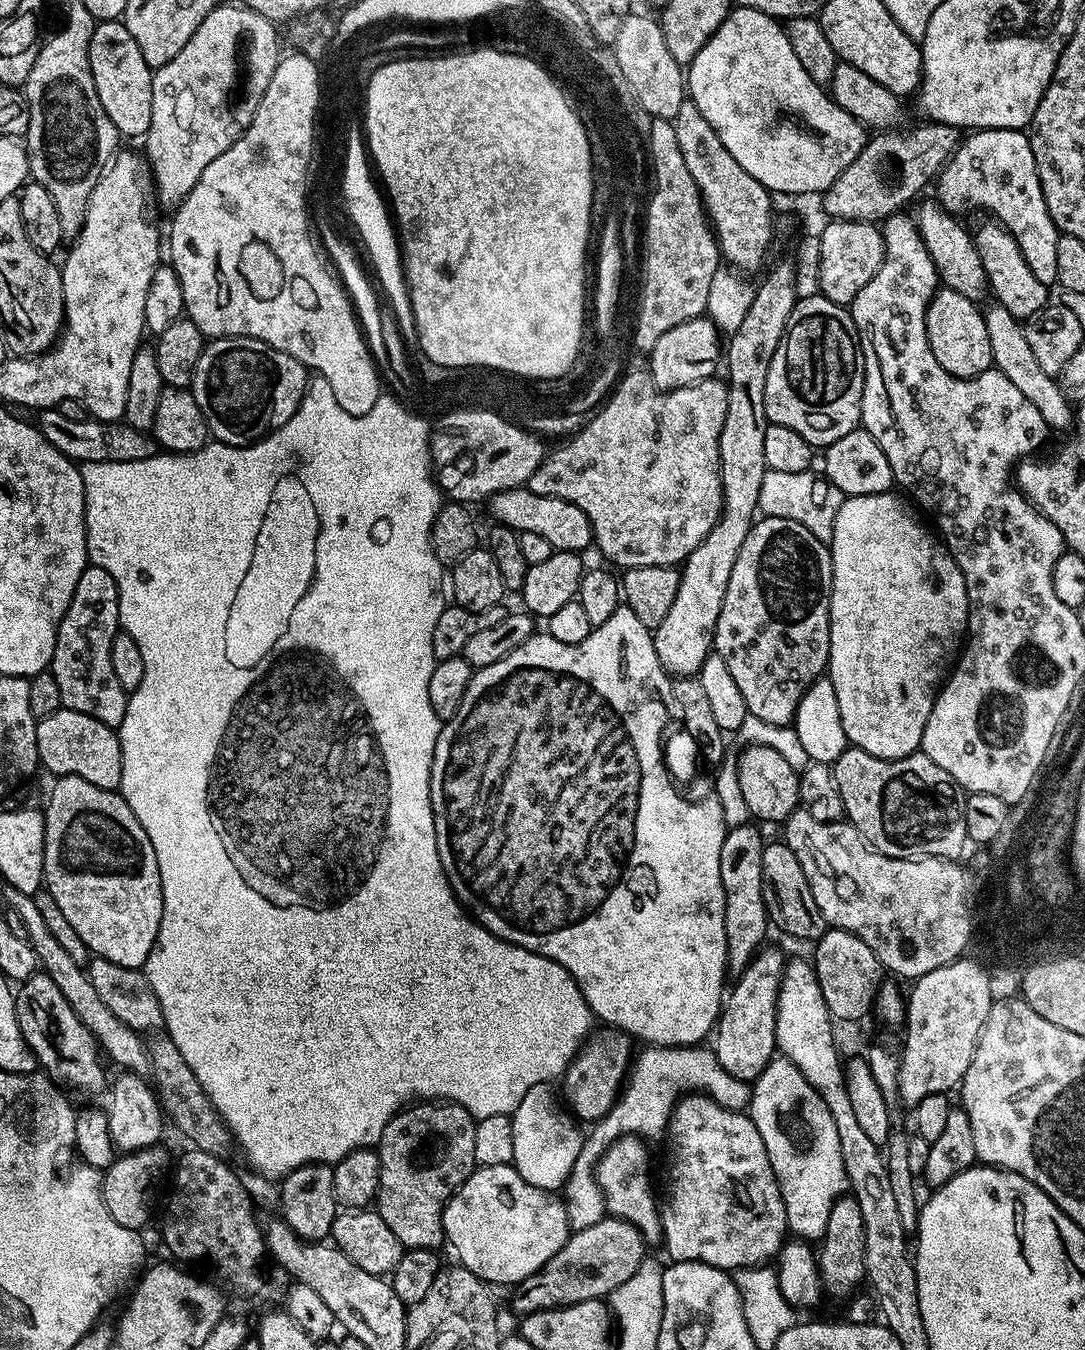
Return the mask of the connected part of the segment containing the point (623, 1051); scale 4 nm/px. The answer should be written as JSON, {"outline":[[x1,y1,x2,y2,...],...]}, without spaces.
{"outline":[[604,1026,601,1029,601,1032,593,1031,588,1039,580,1045,575,1058,570,1061,568,1069,564,1071,562,1077,565,1096,563,1099,573,1117,579,1118,581,1121,598,1122,608,1115,609,1110,616,1104,634,1063,633,1037,619,1028]]}

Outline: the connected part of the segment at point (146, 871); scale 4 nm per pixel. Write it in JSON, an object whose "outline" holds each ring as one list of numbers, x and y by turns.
{"outline":[[62,776,55,782,57,784,53,786,52,793,48,796,48,805,43,805,42,808,44,813,44,884,46,892,48,888,53,902,56,903,53,904,55,911,60,912,62,918,66,918,66,922,70,922,70,926,74,926,78,938,82,938,82,942,88,947,92,956,101,956,110,962,118,962,118,966,143,969,144,964,148,961,150,950,156,946,158,930,162,922,162,910,164,909,162,882,160,881,158,858,154,854,154,846,150,842,146,830,142,830,142,822,138,822,134,810,130,810,130,806,119,791,111,788,99,788,86,782,86,778,78,778,77,776]]}

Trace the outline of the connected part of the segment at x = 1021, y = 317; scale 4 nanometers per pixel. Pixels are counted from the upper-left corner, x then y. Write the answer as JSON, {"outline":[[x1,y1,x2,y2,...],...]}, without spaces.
{"outline":[[999,222,984,224,980,229,975,229,974,239,978,246,978,254,982,258,982,266,988,275,988,287,995,303,1006,306,1010,314,1021,322,1027,322,1036,316,1050,303,1049,285,1038,282,1038,278,1030,270,1018,242]]}

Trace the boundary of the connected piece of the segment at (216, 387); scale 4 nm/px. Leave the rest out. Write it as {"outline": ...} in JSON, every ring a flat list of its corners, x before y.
{"outline":[[222,336,205,343,204,353,198,358,198,366,194,370,190,391,206,418,209,433,221,444,243,446,255,444,275,428,290,422,309,383,309,369,298,362,298,358,290,358,290,354,282,354,282,350,274,350,274,346,261,340,245,336]]}

